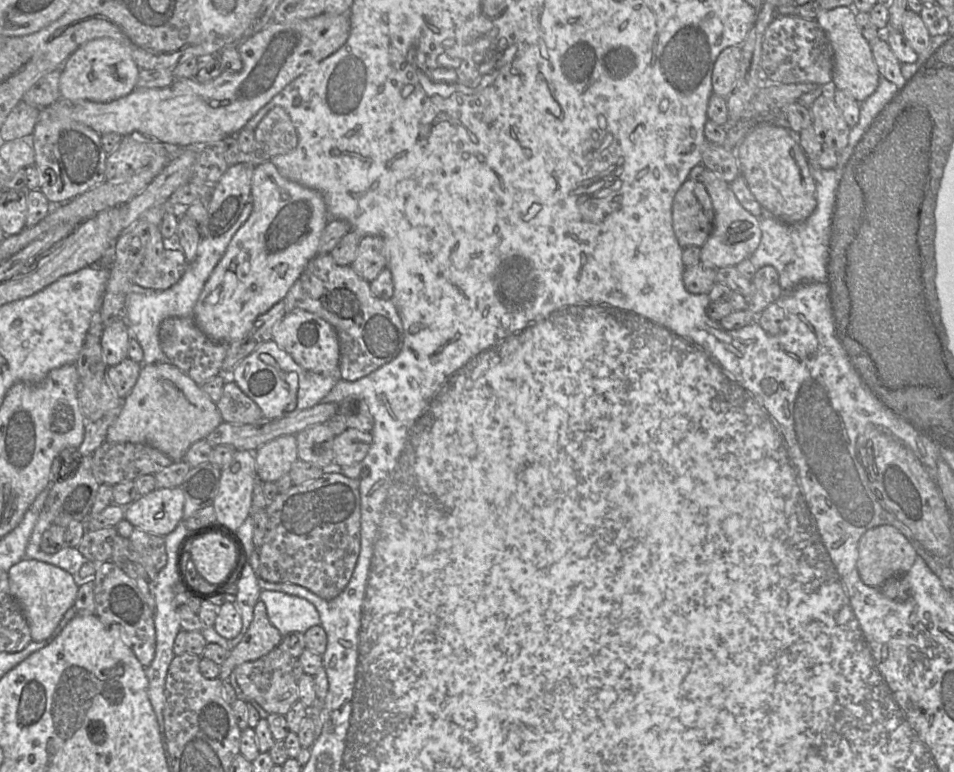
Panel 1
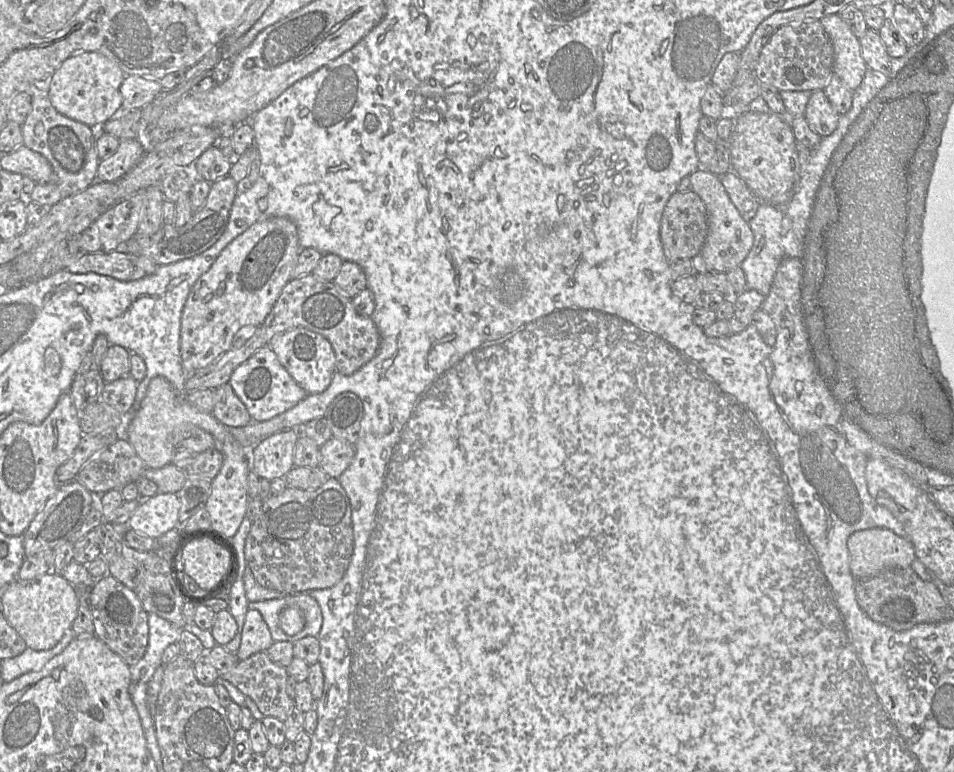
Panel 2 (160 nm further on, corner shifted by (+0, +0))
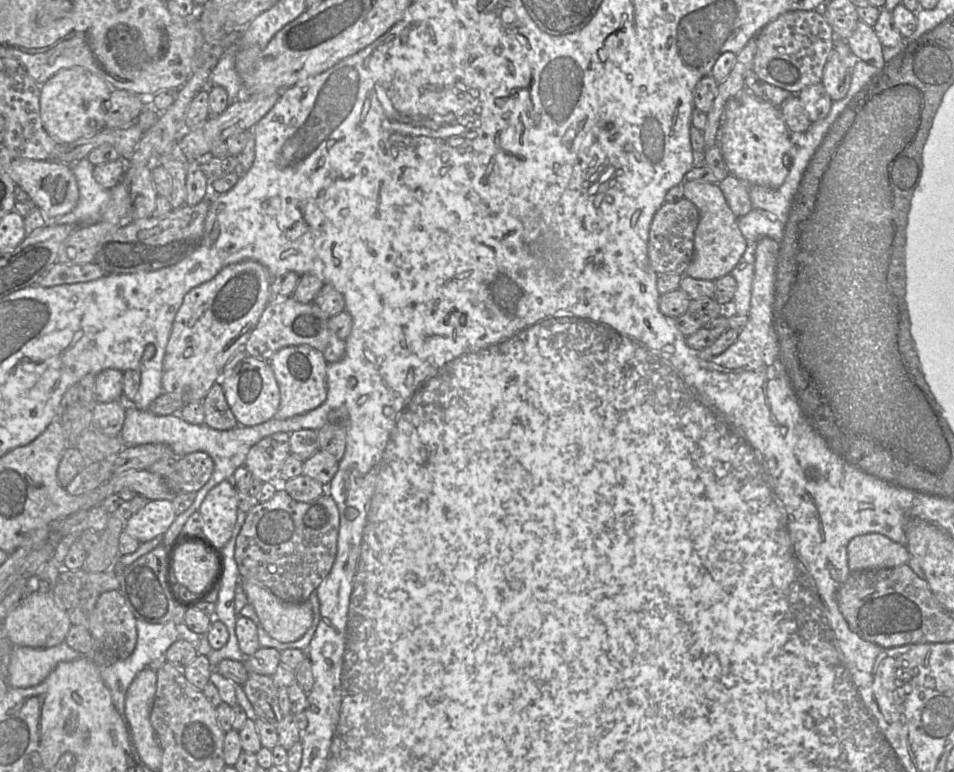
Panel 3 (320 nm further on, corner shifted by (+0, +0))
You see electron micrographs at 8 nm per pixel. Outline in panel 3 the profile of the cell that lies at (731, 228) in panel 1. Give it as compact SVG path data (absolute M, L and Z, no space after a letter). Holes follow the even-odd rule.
M683 181L684 197L699 211L699 222L694 233L694 254L684 275L700 280L716 281L730 274L742 257L747 243L718 184Z

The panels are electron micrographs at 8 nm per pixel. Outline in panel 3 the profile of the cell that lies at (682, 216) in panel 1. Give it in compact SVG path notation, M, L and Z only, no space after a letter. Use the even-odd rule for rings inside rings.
M685 197L675 203L663 203L654 215L647 244L650 267L657 274L684 275L694 254L694 233L699 222L697 207Z

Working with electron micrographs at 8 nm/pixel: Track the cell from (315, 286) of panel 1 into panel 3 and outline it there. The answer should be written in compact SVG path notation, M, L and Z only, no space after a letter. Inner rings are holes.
M292 296L285 301L269 303L247 340L245 351L248 356L270 361L284 347L305 344L319 350L328 364L338 362L345 355L346 342L331 330L330 318L315 303L301 303Z

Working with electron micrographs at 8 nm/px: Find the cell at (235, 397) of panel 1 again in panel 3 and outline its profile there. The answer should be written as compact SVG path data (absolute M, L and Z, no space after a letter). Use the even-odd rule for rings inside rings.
M215 383L203 400L204 424L216 430L230 430L238 426L220 383Z

